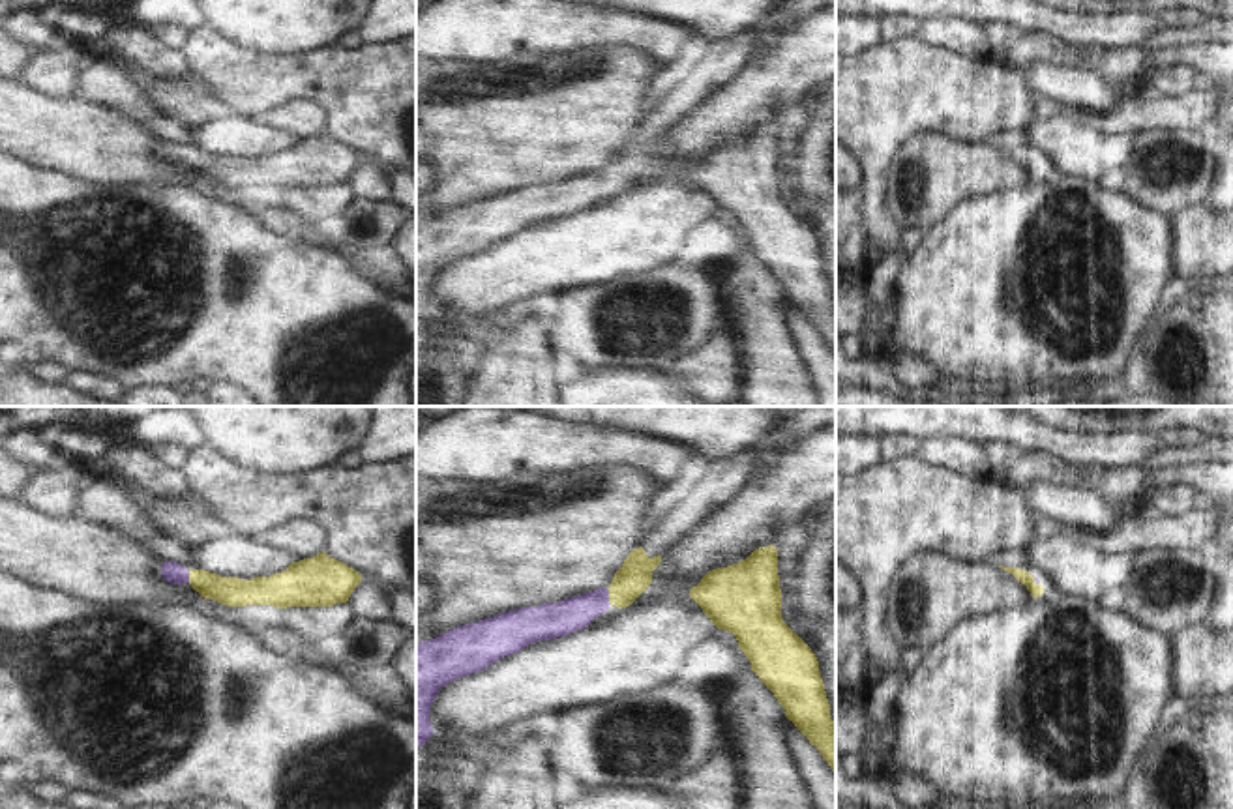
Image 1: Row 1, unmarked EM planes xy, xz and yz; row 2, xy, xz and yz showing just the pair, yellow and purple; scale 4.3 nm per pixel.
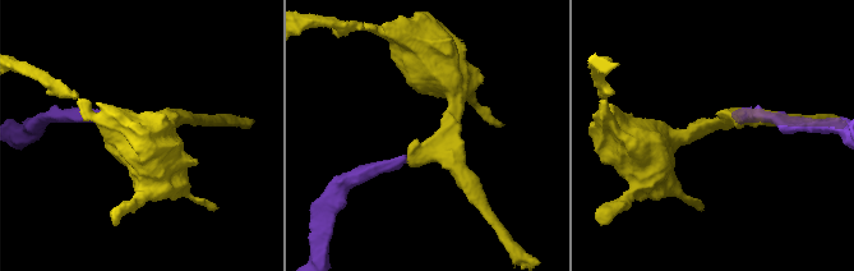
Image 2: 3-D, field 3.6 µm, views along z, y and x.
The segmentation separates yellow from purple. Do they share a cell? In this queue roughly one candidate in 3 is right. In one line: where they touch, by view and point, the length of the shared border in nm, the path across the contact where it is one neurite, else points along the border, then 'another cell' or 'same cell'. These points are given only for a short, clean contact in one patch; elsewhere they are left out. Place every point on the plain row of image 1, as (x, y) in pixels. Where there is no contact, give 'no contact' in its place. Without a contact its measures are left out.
meets yellow in xz at (609, 176); contact 80 nm long; runs through xz (634, 158), (609, 176), (561, 199); same cell

